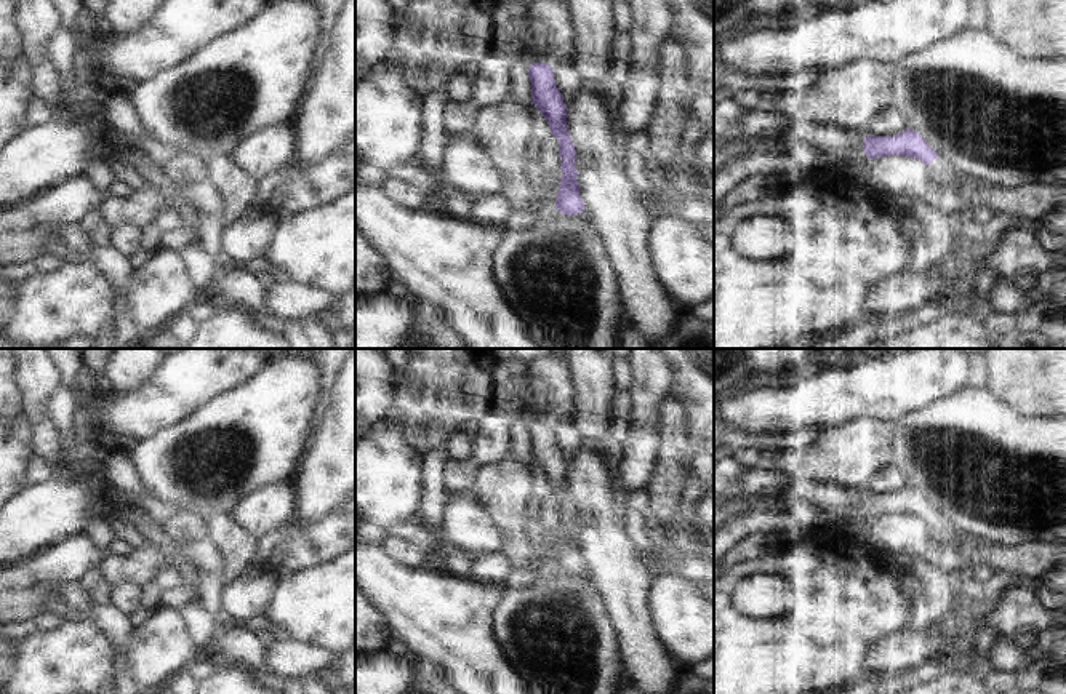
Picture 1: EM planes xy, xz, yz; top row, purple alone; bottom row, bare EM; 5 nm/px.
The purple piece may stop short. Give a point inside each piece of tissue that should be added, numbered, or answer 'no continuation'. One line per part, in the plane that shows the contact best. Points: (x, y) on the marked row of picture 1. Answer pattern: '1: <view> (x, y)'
1: yz (943, 173)

